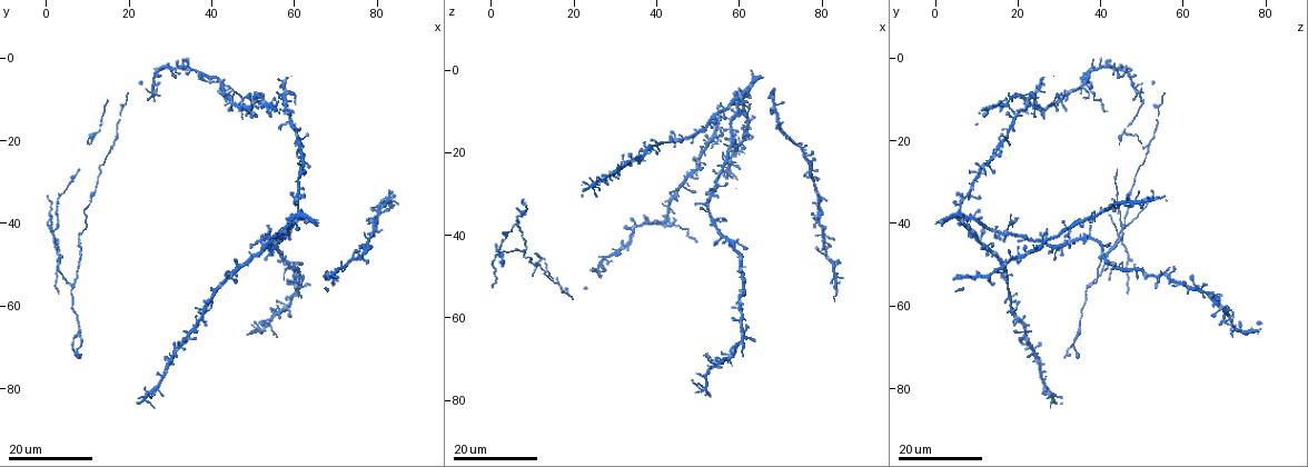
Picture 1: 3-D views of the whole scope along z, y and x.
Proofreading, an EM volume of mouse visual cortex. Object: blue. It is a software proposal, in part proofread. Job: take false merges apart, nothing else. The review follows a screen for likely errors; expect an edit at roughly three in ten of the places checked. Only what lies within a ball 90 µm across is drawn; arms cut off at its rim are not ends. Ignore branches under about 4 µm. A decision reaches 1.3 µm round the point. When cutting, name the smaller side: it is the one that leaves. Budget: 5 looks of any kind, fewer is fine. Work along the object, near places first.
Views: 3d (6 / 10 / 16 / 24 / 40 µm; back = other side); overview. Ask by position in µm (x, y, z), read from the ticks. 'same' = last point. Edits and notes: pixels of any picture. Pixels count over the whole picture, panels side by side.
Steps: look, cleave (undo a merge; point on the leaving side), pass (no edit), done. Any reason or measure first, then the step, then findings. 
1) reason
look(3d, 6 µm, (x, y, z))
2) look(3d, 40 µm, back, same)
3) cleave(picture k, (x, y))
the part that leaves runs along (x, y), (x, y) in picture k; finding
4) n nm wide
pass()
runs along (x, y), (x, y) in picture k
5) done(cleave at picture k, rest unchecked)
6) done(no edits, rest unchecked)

arms part here
look(3d, 24 µm, (8.0, 66.0, 35.0))

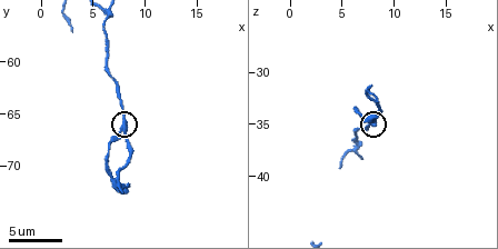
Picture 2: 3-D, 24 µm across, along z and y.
look(3d, 6 µm, (7.8, 66.2, 34.8))

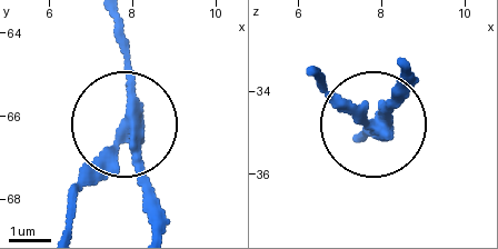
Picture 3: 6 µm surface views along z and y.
3 arms
cleave(picture 3, (90, 168))
the part that leaves runs along (131, 132), (75, 202), (71, 223) in picture 3; two neurons meet here

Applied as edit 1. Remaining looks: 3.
look(3d, 10 µm, (6.8, 61.6, 35.4))

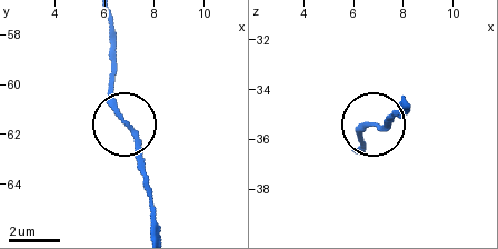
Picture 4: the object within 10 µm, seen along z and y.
150 nm wide
pass()
runs along (107, 18), (111, 95), (135, 139), (149, 201) in picture 4; all the same neuron

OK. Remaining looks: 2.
three arms meet
look(3d, 24 µm, (5.5, 55.5, 37.0))

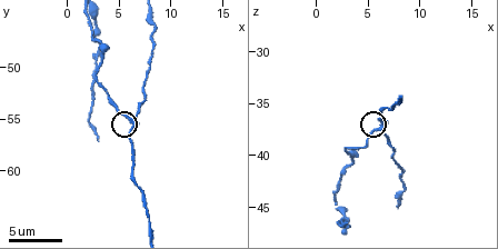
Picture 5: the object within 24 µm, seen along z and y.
look(3d, 10 µm, (6.0, 55.0, 37.4))

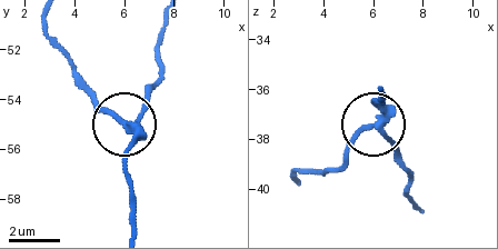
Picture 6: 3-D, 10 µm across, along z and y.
pass()
runs along (167, 23), (157, 55), (162, 75), (129, 127), (125, 173) in picture 6; continuous, no second neuron

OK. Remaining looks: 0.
done(cleave at picture 3, rest unchecked)

